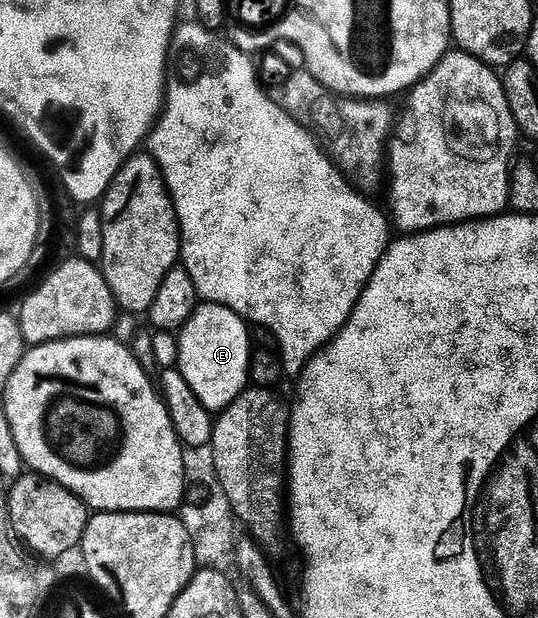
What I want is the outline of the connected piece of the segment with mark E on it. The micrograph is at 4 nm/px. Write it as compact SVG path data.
M208 302L198 303L191 318L179 330L177 368L187 378L191 390L210 414L220 414L250 383L249 357L251 347L250 325L227 306Z

